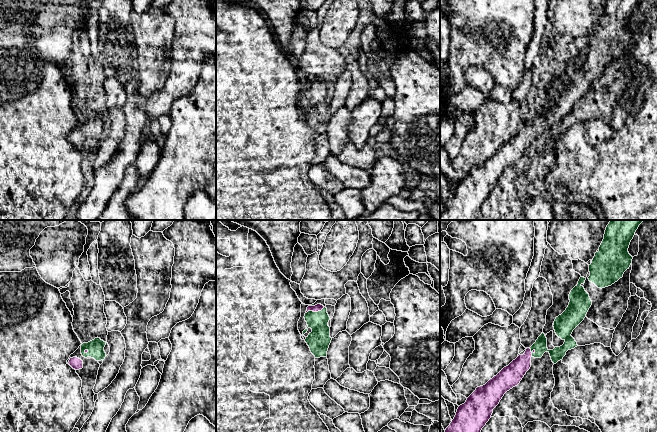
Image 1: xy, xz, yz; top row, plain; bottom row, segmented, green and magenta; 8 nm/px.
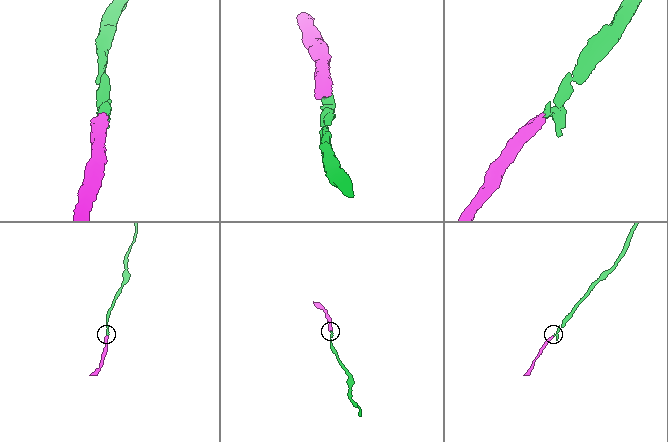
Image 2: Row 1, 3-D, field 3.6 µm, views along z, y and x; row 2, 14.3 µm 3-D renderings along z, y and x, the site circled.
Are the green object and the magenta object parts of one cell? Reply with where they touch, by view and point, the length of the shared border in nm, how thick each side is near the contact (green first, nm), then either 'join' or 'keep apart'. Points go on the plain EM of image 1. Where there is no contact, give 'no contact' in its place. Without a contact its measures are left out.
contact xz (315, 88); length 160 nm; calibres 180 and 60 nm; join

